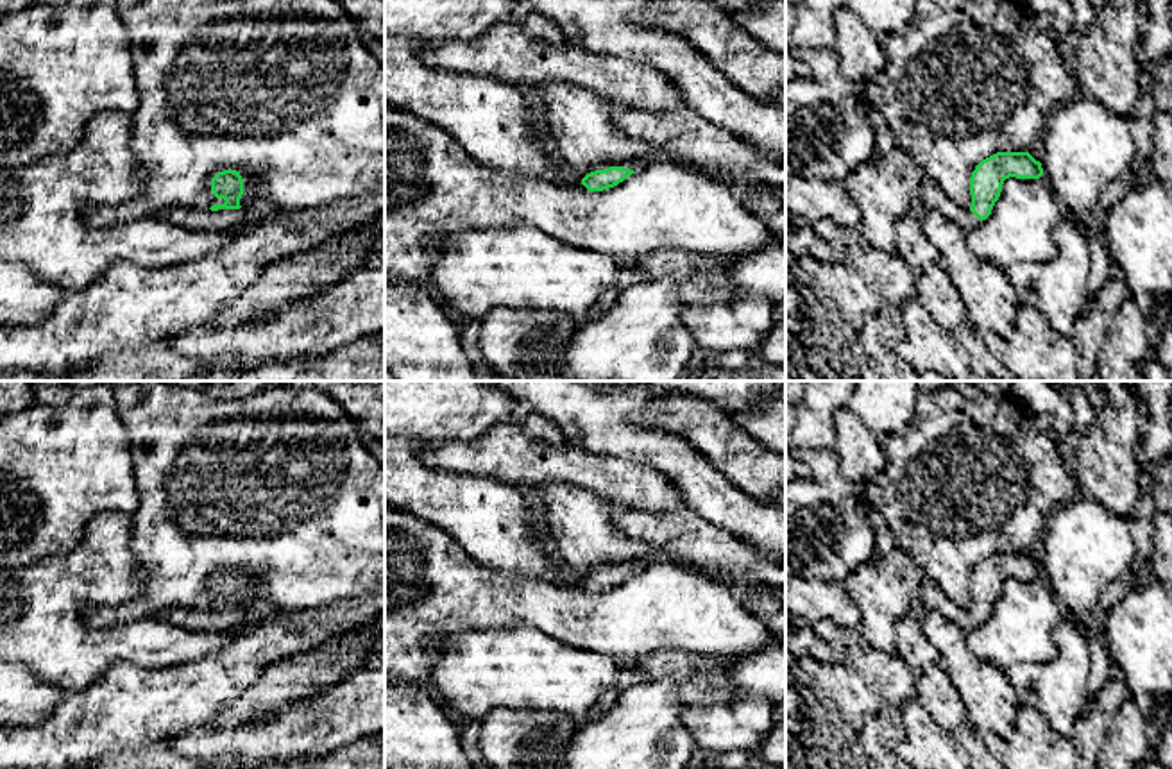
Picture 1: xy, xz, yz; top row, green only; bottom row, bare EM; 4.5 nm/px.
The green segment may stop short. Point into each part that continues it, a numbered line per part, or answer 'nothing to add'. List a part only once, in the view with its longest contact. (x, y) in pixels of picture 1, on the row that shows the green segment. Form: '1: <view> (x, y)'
1: xz (578, 124)

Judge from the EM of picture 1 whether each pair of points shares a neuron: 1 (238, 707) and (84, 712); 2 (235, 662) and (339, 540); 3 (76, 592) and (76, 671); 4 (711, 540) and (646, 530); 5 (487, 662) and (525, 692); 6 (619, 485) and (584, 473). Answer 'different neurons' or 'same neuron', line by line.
1: different neurons
2: different neurons
3: same neuron
4: same neuron
5: same neuron
6: same neuron

